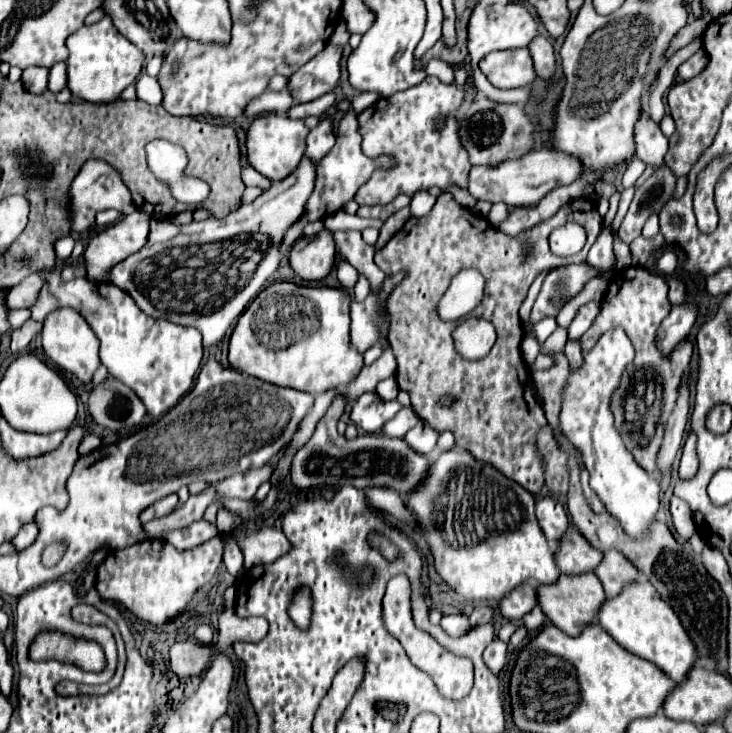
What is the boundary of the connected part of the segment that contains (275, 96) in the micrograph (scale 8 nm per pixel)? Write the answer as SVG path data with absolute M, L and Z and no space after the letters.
M266 90L244 108L244 116L254 118L254 116L260 116L260 114L266 114L266 112L286 114L290 106L292 106L292 98L290 98L288 90L282 90L282 92Z

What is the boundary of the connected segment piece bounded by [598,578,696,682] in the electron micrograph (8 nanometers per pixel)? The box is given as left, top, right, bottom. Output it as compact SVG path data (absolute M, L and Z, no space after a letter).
M646 578L632 582L632 586L626 586L624 592L620 592L616 598L604 600L598 610L598 622L620 646L656 664L674 682L682 682L696 660L696 648L690 642L678 616L660 598L660 594L656 594L656 588Z

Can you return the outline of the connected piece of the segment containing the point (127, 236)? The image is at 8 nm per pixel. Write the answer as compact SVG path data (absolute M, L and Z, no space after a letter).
M136 210L128 216L122 216L116 224L108 226L96 238L90 240L84 258L86 260L87 279L108 282L107 275L116 262L136 254L140 246L148 240L150 216Z

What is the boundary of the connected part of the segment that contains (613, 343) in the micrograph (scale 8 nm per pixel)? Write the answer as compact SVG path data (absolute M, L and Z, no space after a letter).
M612 328L612 330L604 332L602 338L596 342L596 346L592 350L584 352L582 366L576 372L570 372L566 386L562 388L562 410L560 410L558 428L560 428L560 434L568 440L568 444L572 444L578 450L578 454L582 456L584 468L590 472L590 488L600 496L606 510L622 524L622 528L626 530L628 536L642 538L648 532L646 528L648 528L650 520L658 512L660 486L658 486L658 480L654 476L650 476L648 472L644 472L636 464L632 454L626 450L626 446L620 438L620 432L614 428L614 414L610 410L612 394L616 392L616 386L620 386L620 378L624 376L624 370L628 370L628 366L632 362L634 362L634 350L632 350L632 342L624 334L624 330Z

